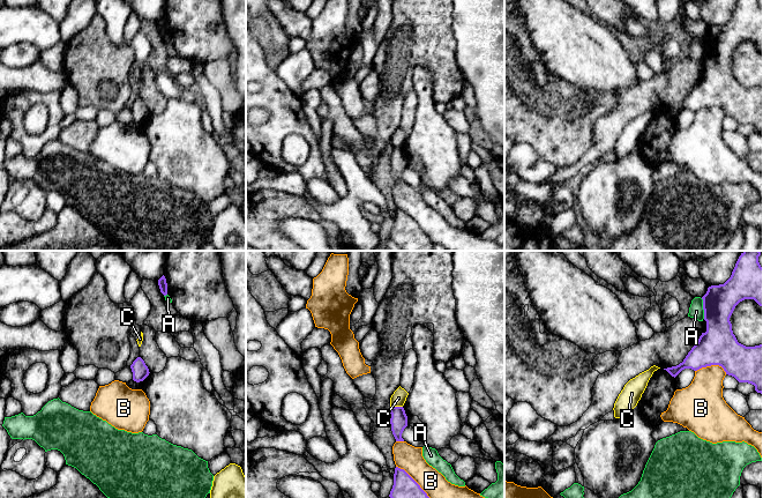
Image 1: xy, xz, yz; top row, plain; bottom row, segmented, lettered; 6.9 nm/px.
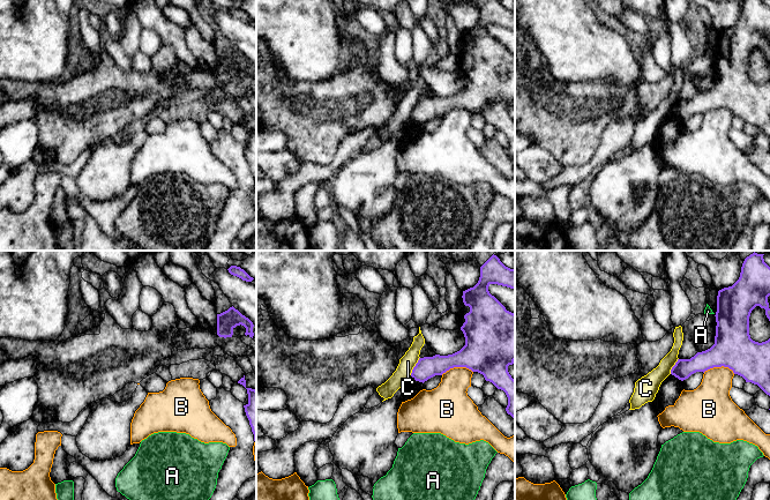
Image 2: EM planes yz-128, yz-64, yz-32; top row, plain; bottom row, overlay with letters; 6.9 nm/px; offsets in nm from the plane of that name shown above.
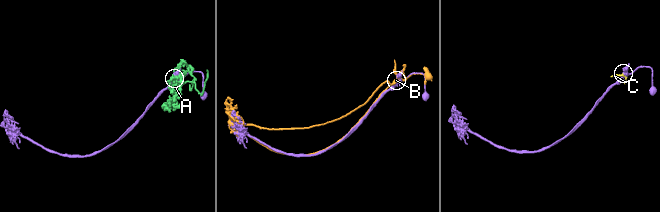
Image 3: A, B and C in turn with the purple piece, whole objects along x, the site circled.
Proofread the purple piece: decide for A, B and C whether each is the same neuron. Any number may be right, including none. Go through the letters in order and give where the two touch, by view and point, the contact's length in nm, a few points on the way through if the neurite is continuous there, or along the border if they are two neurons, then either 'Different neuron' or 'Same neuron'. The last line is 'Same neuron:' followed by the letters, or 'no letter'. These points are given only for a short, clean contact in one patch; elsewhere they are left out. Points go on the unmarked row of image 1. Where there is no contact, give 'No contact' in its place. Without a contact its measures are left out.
A: Touches purple at yz (703, 50). Shared border 150 nm. Different neuron
B: Touches purple at xz (416, 223). Shared border 360 nm. Different neuron
C: Touches purple at xz (397, 148). Shared border 80 nm. Boundary: xz (391, 147), (402, 148). Different neuron
Same neuron: no letter

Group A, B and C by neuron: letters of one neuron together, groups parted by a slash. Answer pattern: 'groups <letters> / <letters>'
groups A / B / C

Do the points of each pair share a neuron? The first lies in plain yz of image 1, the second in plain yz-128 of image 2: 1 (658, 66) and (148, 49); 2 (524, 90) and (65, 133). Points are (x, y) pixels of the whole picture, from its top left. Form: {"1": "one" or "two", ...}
{"1": "one", "2": "one"}

